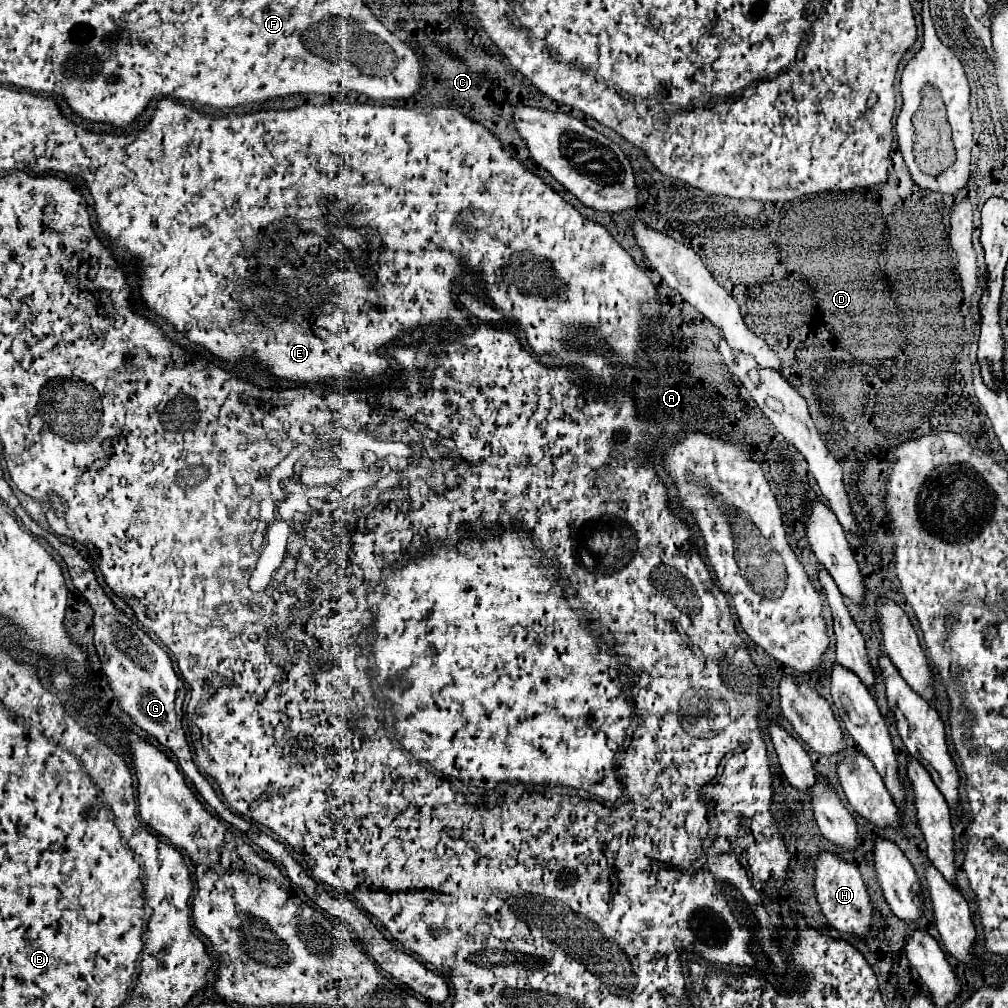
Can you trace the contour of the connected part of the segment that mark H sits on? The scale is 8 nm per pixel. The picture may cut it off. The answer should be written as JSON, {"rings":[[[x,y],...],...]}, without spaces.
{"rings":[[[820,849],[816,853],[816,865],[814,865],[814,893],[820,903],[822,913],[826,915],[828,923],[834,929],[848,931],[858,937],[866,937],[866,933],[870,929],[872,905],[870,905],[870,897],[866,893],[866,885],[862,881],[862,875],[854,863],[840,859],[832,851]]]}

